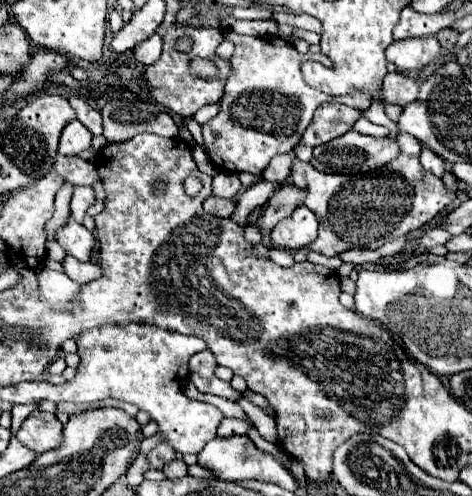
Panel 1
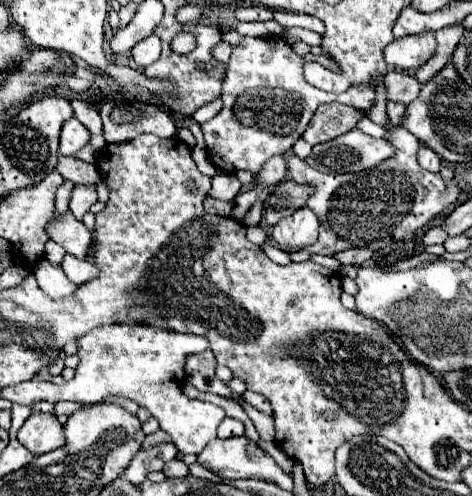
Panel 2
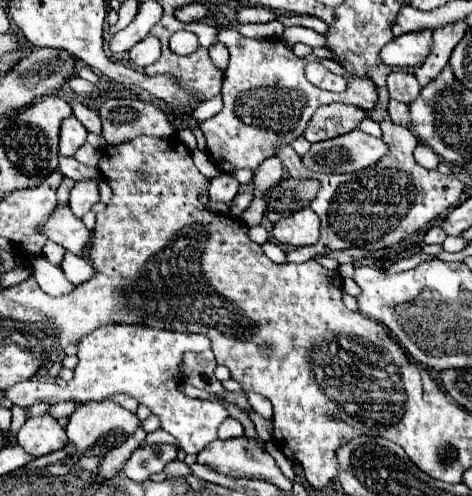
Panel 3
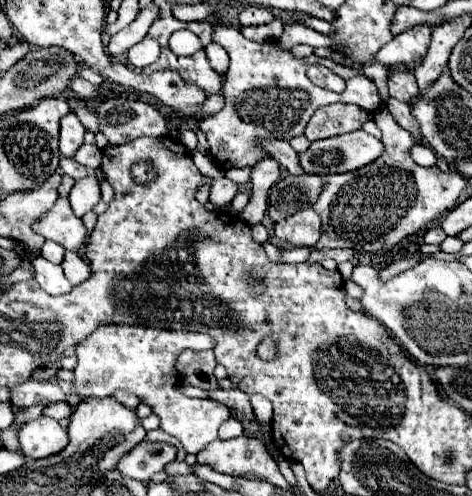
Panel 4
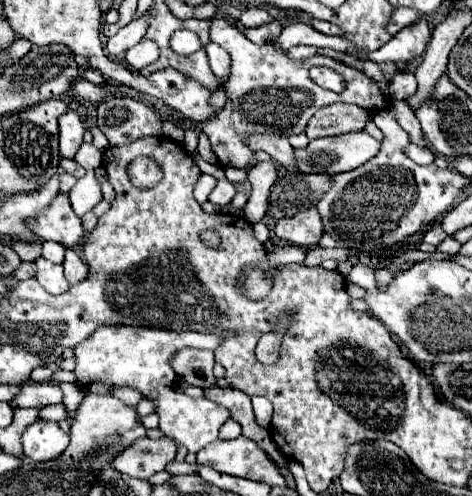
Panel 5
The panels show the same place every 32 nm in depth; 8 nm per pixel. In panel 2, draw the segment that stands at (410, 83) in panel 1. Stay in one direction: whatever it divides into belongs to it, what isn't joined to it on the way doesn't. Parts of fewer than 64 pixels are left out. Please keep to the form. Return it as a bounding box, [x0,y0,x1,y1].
[386,72,420,104]

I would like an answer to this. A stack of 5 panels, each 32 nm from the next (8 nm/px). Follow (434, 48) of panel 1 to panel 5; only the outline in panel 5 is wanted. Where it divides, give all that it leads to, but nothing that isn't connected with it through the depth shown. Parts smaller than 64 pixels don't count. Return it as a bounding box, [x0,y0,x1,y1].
[366,18,430,62]

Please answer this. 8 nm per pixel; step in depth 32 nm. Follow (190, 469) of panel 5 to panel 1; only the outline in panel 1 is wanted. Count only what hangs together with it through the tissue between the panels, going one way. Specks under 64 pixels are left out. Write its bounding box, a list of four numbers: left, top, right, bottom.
[162,458,188,480]

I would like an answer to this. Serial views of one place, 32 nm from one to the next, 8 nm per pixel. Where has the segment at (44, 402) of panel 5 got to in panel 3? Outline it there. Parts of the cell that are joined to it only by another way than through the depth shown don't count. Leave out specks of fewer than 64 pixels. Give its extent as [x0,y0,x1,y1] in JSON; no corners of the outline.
[6,324,228,454]

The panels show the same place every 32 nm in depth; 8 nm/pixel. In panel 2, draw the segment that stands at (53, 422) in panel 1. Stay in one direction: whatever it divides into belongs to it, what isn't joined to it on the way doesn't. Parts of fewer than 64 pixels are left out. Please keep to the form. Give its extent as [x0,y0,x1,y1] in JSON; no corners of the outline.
[18,414,64,456]

